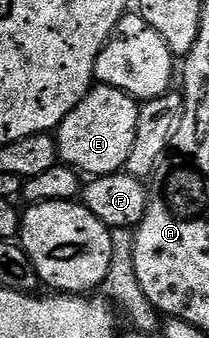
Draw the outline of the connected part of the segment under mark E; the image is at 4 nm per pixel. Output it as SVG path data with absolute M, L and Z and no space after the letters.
M92 85L86 96L65 116L57 131L59 162L87 176L118 174L126 167L137 136L140 103L112 86Z

